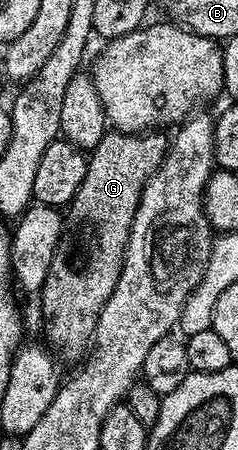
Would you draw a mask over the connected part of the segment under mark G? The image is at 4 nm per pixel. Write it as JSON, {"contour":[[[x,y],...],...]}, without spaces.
{"contour":[[[112,129],[88,155],[86,177],[82,177],[78,193],[68,203],[63,216],[65,232],[54,249],[50,269],[38,292],[47,346],[60,347],[61,356],[79,360],[91,344],[98,317],[106,301],[110,301],[114,285],[118,285],[124,250],[144,186],[168,154],[169,142],[169,136],[156,129],[147,133]]]}

